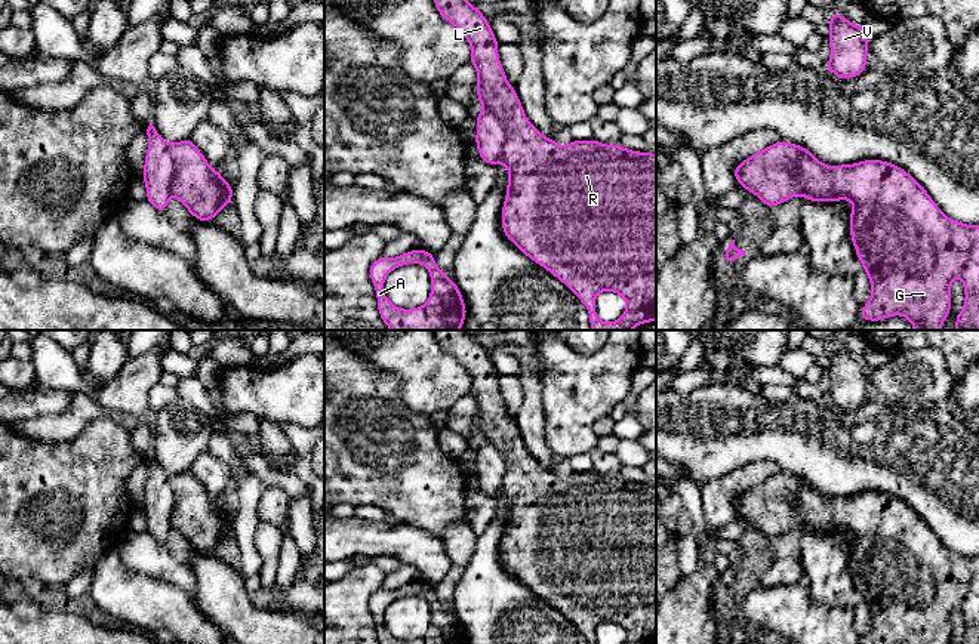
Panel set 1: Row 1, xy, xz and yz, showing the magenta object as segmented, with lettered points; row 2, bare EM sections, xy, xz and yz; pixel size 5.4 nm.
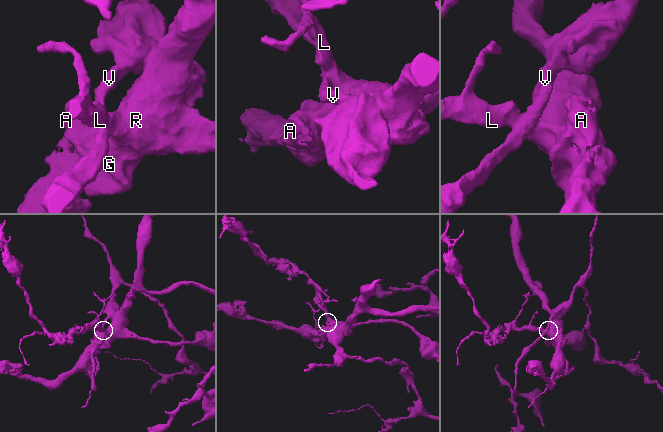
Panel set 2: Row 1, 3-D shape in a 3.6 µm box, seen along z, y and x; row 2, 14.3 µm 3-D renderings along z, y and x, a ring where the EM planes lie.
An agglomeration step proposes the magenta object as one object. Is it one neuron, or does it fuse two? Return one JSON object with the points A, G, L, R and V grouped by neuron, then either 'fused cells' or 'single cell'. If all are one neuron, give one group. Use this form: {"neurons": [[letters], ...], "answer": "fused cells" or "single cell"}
{"neurons": [["A", "G", "L", "R"], ["V"]], "answer": "fused cells"}

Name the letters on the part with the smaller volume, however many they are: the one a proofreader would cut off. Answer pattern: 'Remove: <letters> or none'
Remove: V

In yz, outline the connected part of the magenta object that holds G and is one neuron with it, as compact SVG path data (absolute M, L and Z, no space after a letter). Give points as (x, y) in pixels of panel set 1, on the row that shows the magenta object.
M779 141L767 148L752 154L746 160L741 161L733 175L739 185L742 185L746 191L757 195L769 209L788 201L794 195L803 195L809 201L840 201L849 200L853 203L852 213L849 216L850 224L850 238L856 249L856 256L861 261L863 271L868 274L871 281L871 298L861 308L861 318L868 321L880 321L893 315L906 317L914 330L940 330L945 318L951 311L951 283L955 277L960 277L964 283L964 306L958 312L955 320L955 330L979 330L979 225L964 225L960 221L949 219L933 201L929 192L902 167L892 164L883 160L863 160L855 164L840 164L840 166L826 166L819 161L807 148L803 148L797 144Z

